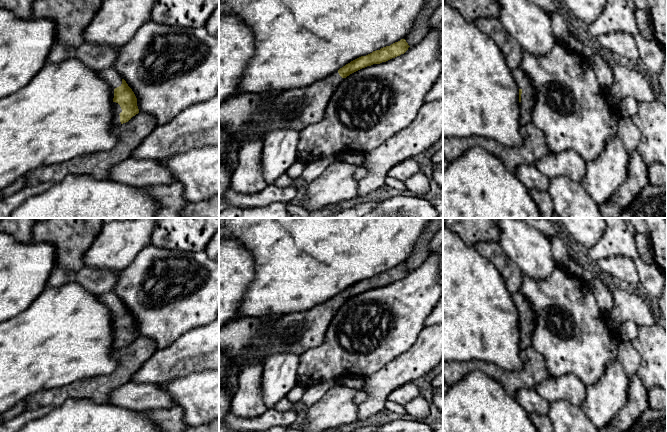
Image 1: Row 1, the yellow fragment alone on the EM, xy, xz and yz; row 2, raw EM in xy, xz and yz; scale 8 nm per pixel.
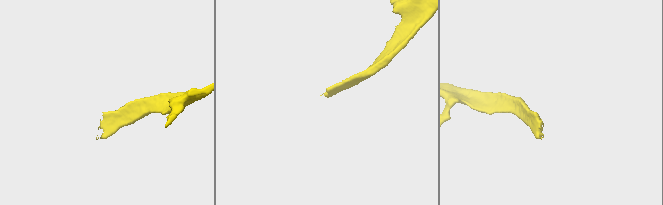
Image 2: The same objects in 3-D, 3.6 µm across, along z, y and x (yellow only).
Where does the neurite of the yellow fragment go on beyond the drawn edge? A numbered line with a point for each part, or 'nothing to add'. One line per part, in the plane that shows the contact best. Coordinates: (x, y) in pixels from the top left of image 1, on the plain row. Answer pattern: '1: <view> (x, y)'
1: xy (117, 334)

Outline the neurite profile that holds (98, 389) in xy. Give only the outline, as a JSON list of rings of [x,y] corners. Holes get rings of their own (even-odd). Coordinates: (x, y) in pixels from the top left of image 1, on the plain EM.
[[[139,336],[128,346],[115,349],[116,369],[107,375],[82,379],[59,388],[43,390],[29,395],[24,401],[26,409],[36,410],[49,406],[52,409],[62,405],[68,398],[88,399],[97,404],[106,403],[111,392],[128,383],[132,375],[157,351],[156,342]]]

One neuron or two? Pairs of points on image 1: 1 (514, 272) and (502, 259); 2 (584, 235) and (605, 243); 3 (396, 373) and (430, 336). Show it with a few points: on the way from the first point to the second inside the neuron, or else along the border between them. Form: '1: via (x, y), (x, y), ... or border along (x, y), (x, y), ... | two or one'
1: via (511, 269), (504, 262) | one
2: border along (606, 228), (603, 235), (588, 249) | two
3: via (405, 365), (425, 345) | one

